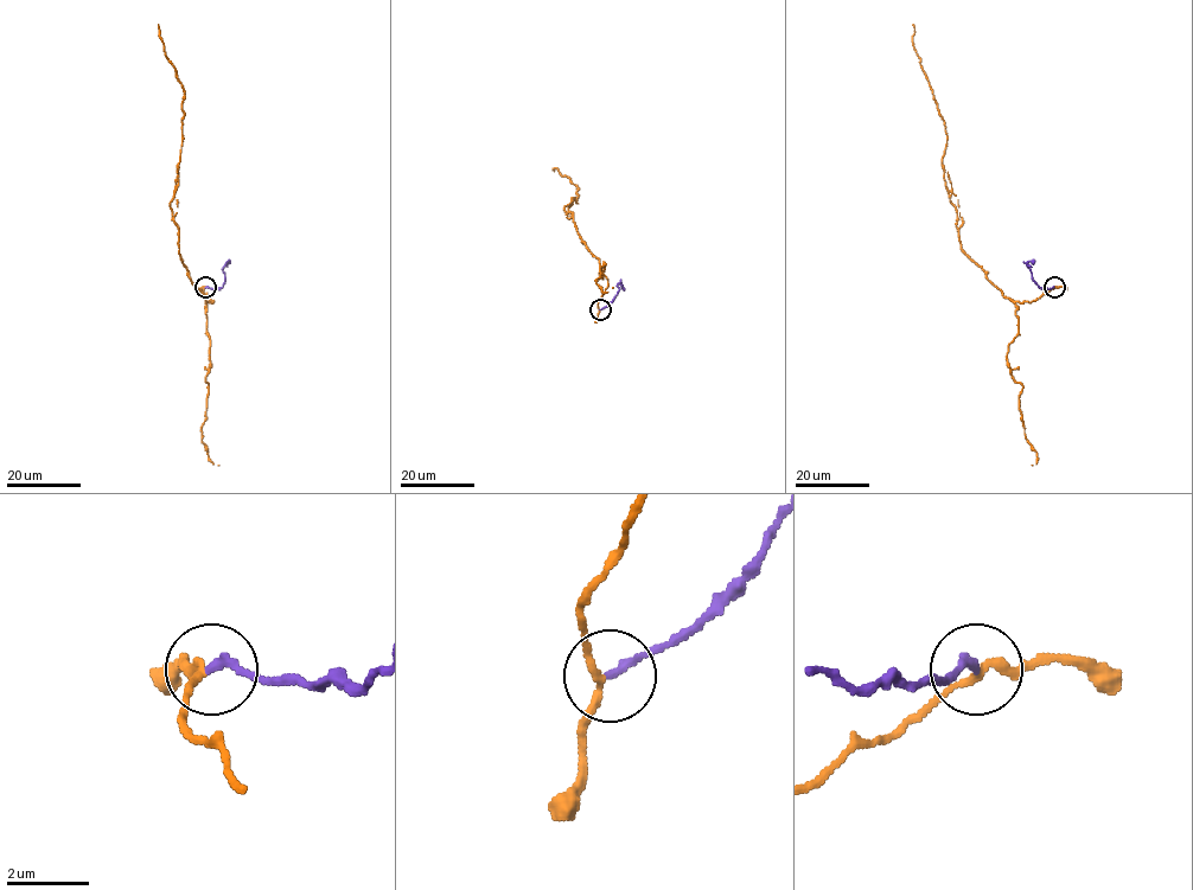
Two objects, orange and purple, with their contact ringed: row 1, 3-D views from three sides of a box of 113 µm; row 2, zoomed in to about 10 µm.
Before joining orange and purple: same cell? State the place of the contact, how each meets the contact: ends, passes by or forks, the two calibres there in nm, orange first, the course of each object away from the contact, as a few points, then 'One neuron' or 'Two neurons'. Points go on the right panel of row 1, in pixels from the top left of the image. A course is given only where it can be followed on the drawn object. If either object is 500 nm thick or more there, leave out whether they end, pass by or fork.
Place: (1054, 287). At the ring orange passes by. At the ring purple ends. Thickness 170 nm (orange) against 200 nm. Course of orange: (1053, 288), (1029, 302), (1010, 301), (962, 248), (957, 211), (945, 183), (945, 122), (912, 42), (912, 24). Course of purple: (1053, 287), (1041, 289), (1033, 279), (1027, 264), (1034, 261). Two neurons

